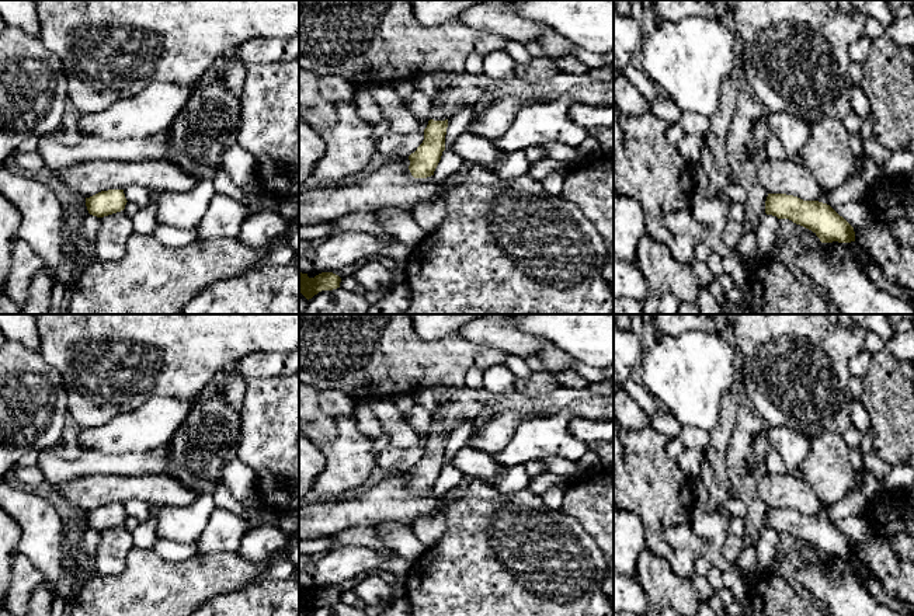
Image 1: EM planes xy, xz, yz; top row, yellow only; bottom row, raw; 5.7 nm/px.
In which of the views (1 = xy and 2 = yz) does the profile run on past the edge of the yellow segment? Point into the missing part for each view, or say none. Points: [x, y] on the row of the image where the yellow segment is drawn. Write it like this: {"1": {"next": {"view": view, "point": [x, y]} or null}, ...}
{"1": {"next": null}, "2": {"next": null}}

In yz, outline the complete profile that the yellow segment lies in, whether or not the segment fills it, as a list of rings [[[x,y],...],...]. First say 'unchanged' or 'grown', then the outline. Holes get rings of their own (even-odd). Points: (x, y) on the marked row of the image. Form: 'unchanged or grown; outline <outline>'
unchanged; outline [[[768,194],[765,213],[778,219],[789,219],[812,230],[821,243],[855,241],[854,227],[830,205],[819,201],[803,201],[786,194]]]

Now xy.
unchanged; outline [[[124,189],[101,191],[86,198],[86,206],[90,215],[104,217],[125,209],[126,198]]]

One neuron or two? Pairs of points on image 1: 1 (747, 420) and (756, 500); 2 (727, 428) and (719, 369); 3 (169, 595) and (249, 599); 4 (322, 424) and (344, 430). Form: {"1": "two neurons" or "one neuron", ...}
{"1": "one neuron", "2": "two neurons", "3": "two neurons", "4": "two neurons"}

